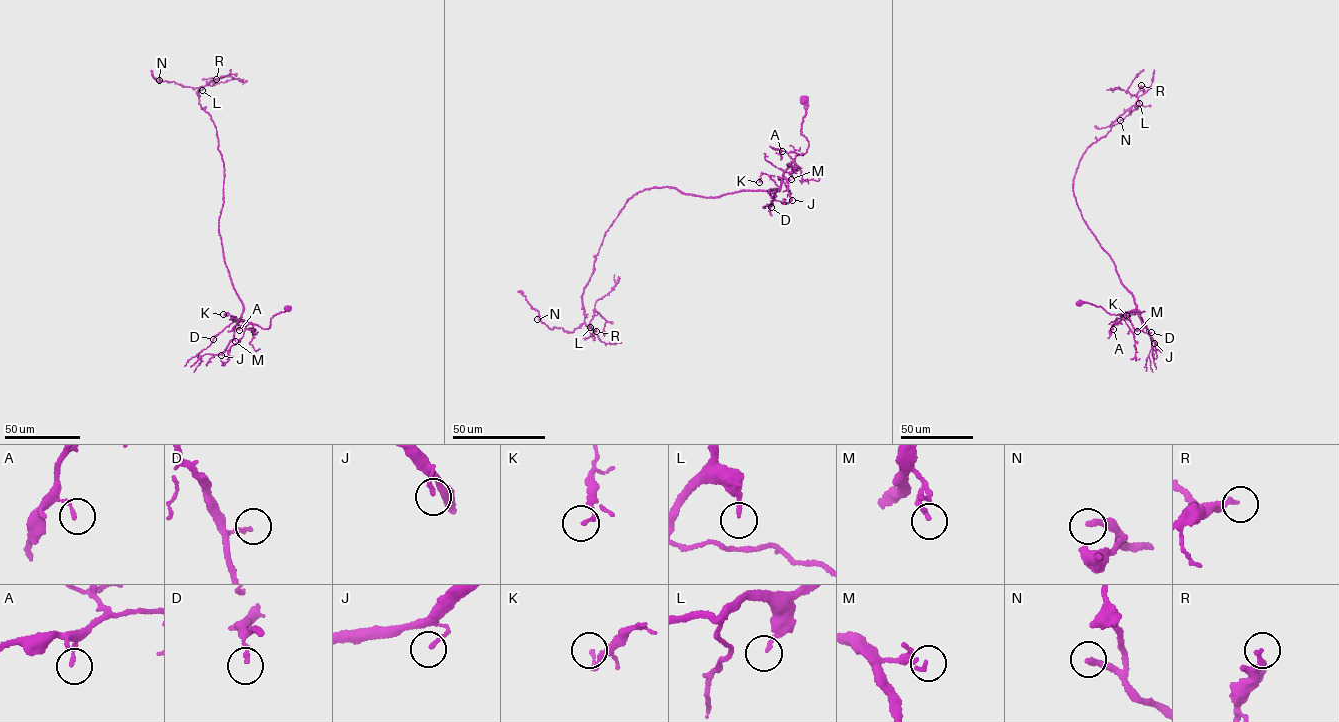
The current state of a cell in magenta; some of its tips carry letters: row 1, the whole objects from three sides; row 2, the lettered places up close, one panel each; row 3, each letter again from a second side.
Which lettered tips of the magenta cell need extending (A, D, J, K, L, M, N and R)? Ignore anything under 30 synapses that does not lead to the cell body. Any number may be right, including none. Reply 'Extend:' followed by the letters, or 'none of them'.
Extend: N

